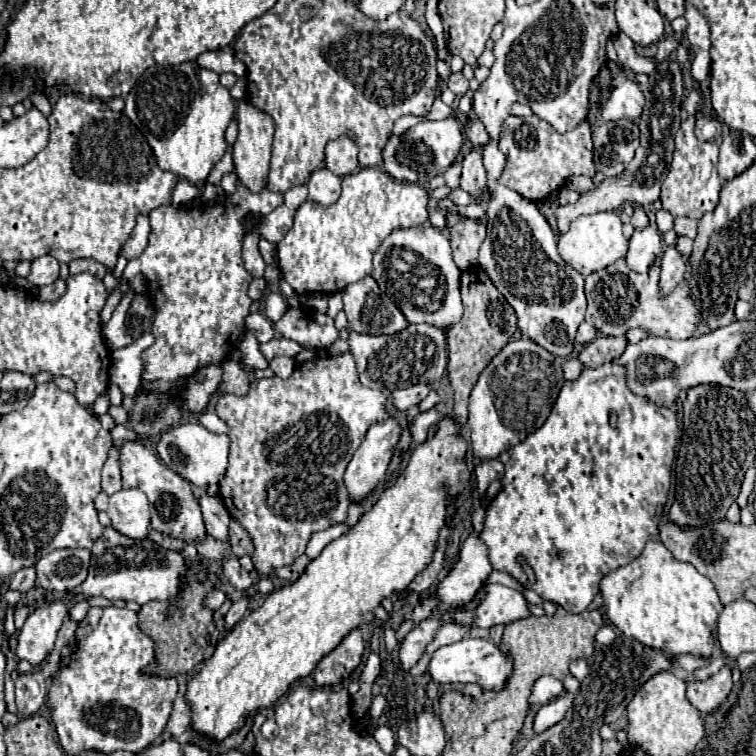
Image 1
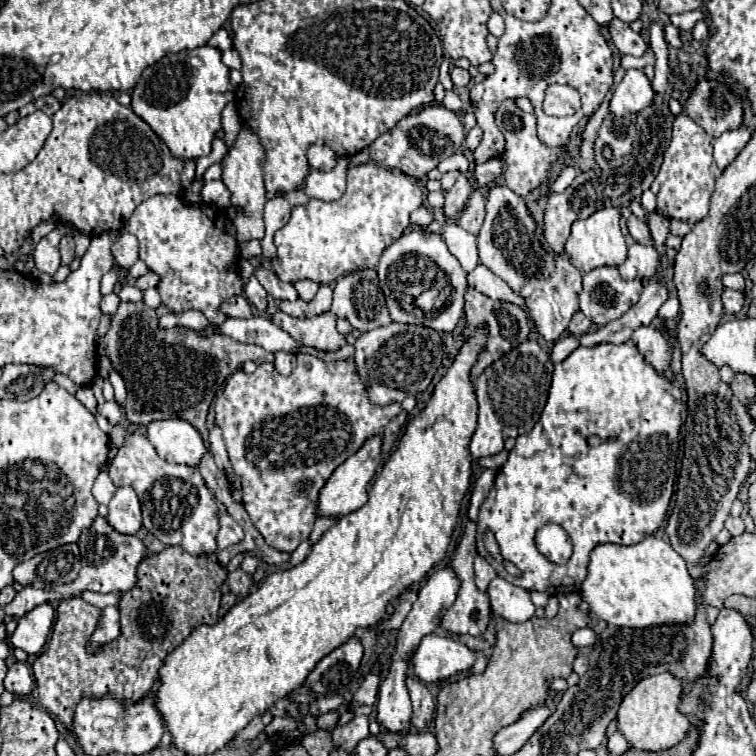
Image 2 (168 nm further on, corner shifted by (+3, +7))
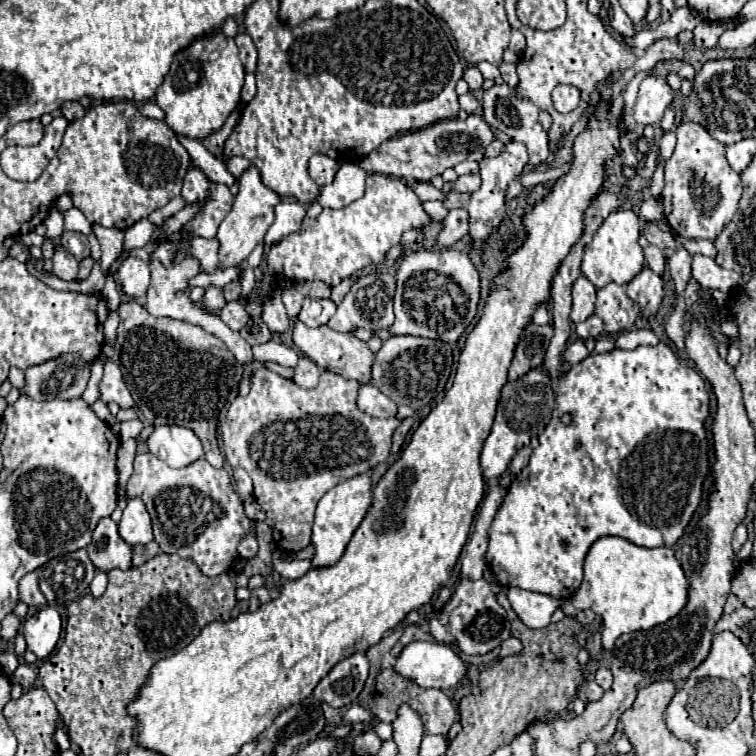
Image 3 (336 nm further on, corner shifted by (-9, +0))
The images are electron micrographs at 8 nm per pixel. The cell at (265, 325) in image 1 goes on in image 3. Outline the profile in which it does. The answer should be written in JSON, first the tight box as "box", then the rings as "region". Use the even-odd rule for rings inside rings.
{"box":[220,301,250,331],"region":[[[230,301],[224,305],[224,309],[220,311],[220,319],[232,329],[232,331],[240,331],[248,321],[250,321],[250,315],[244,307],[242,301]]]}

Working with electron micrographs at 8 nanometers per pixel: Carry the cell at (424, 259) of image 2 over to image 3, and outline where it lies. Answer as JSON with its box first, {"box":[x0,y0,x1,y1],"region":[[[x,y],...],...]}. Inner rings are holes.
{"box":[390,247,480,343],"region":[[[450,247],[440,249],[440,251],[436,249],[406,251],[402,261],[398,263],[396,279],[398,279],[396,295],[394,295],[396,321],[390,327],[390,335],[418,335],[418,337],[428,337],[428,339],[440,339],[446,343],[456,343],[460,335],[466,331],[466,327],[472,323],[476,315],[478,297],[480,297],[480,279],[468,255]]]}

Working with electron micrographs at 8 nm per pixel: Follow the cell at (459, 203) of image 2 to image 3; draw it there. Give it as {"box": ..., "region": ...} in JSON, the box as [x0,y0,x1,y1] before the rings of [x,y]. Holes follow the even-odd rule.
{"box":[438,209,468,247],"region":[[[452,209],[444,219],[442,233],[438,235],[438,243],[442,247],[450,247],[454,241],[468,235],[468,213],[464,209]]]}

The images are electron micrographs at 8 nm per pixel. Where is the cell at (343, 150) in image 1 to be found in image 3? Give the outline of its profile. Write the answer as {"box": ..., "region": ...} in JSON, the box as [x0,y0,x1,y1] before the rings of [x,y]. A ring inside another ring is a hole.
{"box":[308,155,340,187],"region":[[[312,155],[310,157],[310,165],[308,165],[308,173],[310,177],[322,187],[334,181],[336,173],[340,169],[340,163],[328,155]]]}

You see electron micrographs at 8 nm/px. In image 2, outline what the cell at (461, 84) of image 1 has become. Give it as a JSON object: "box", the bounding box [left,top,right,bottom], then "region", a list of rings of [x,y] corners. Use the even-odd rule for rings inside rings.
{"box":[450,68,470,88],"region":[[[452,68],[450,70],[450,76],[452,76],[454,86],[458,86],[458,88],[464,88],[464,86],[470,84],[470,74],[464,68]]]}

